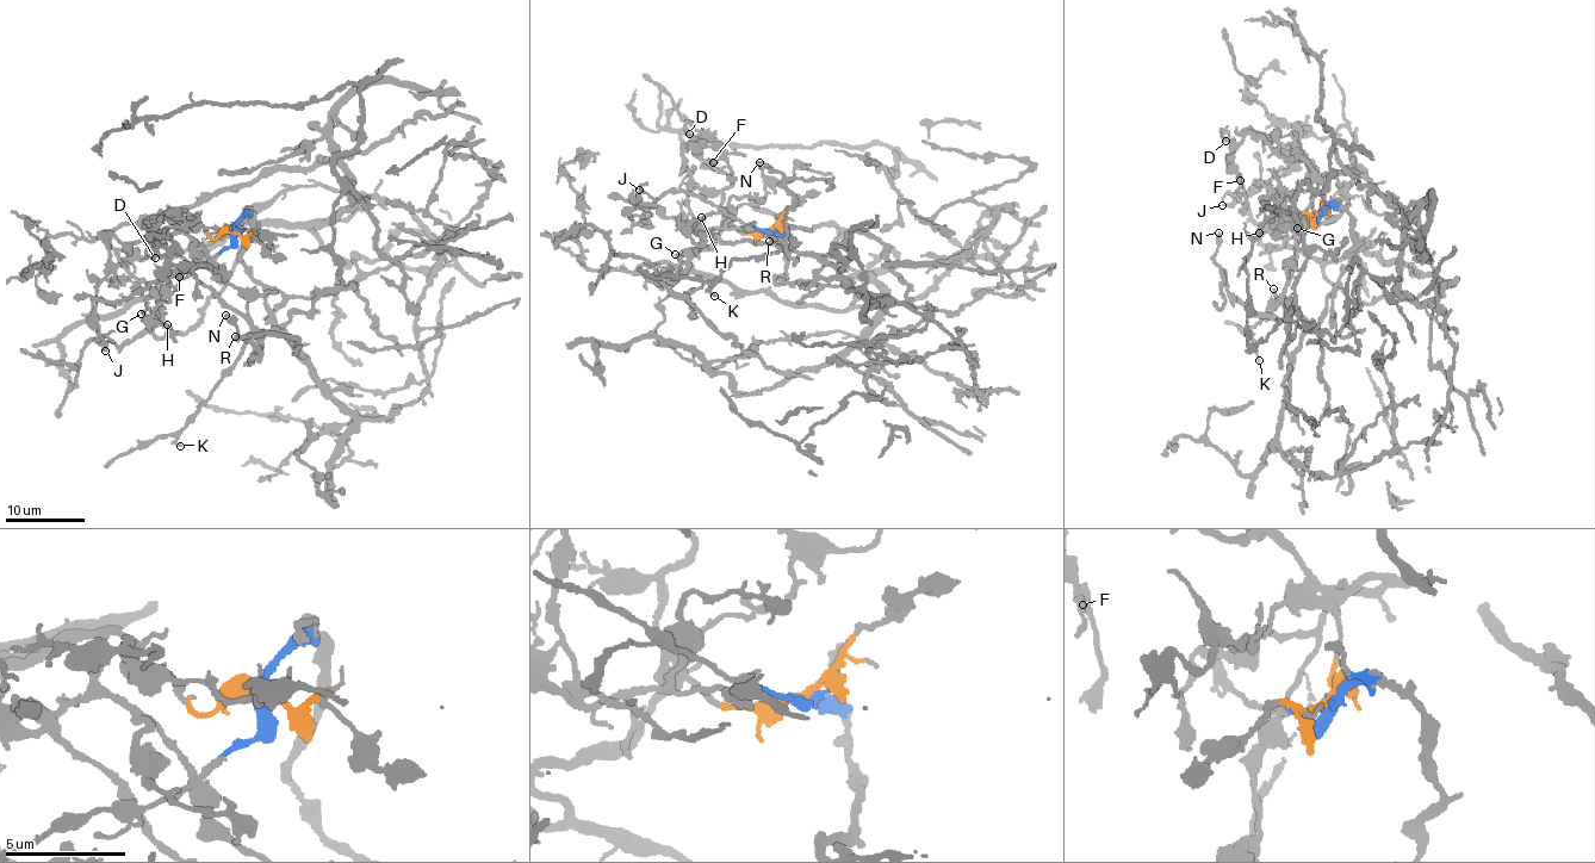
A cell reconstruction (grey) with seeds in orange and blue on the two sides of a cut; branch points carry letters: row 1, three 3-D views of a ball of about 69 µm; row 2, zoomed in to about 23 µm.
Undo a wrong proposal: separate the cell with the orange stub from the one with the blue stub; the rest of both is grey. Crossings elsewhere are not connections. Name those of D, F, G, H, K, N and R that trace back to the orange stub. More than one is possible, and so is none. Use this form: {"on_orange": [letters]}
{"on_orange": ["D", "F", "G", "H"]}

